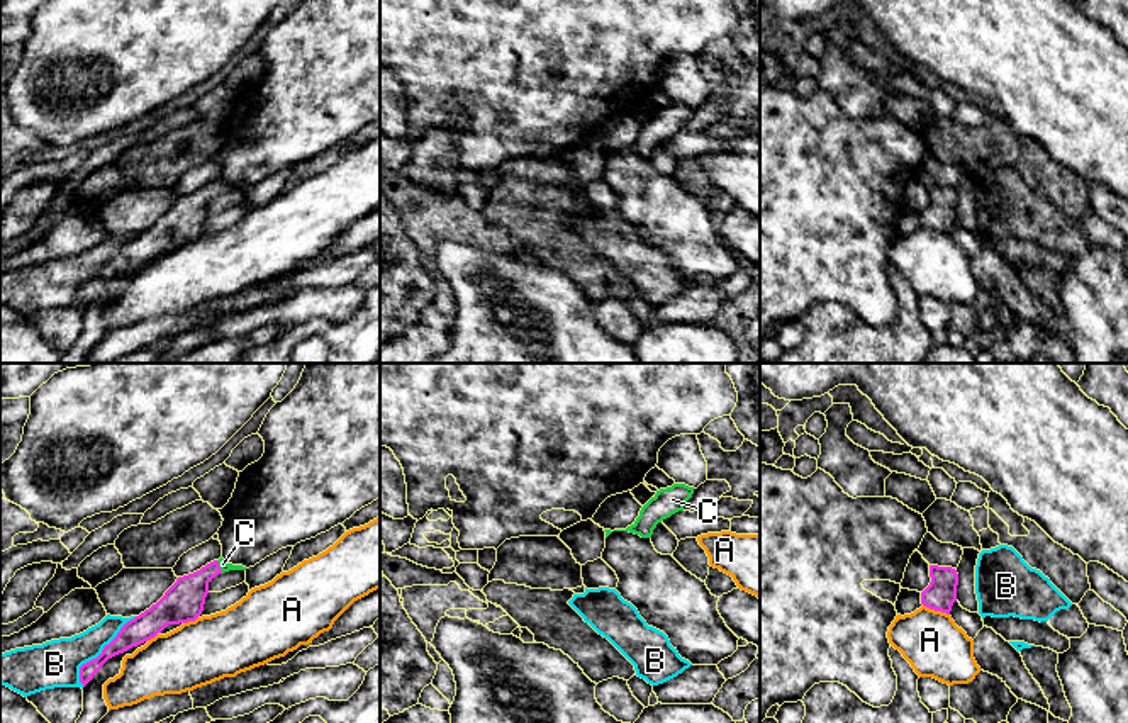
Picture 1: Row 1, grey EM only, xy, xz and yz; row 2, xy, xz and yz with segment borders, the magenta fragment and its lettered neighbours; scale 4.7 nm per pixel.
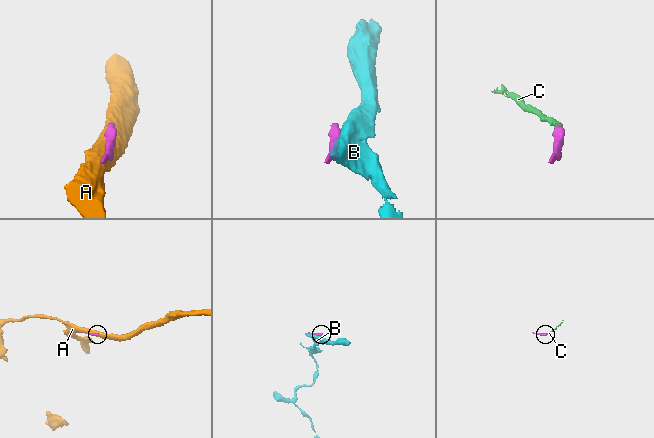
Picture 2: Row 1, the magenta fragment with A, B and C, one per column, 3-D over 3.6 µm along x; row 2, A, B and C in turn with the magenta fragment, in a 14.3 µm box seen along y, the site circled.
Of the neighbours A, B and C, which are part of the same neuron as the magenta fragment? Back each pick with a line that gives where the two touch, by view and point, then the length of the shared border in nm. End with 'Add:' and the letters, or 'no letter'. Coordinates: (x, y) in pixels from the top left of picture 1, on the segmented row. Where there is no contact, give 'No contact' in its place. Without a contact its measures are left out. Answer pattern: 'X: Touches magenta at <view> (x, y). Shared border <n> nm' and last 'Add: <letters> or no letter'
C: Touches magenta at xy (219, 567). Shared border 70 nm
Add: C

